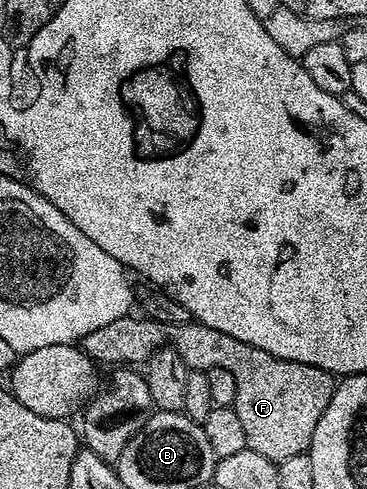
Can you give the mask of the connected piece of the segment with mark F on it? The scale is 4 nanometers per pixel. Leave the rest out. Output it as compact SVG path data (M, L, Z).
M135 316L113 319L113 323L108 323L106 327L97 327L97 331L89 331L89 335L85 335L81 342L83 354L100 366L135 367L138 366L138 361L140 363L150 361L157 350L168 345L177 351L177 355L181 355L181 359L193 363L196 370L206 371L213 367L225 367L225 371L233 371L233 379L237 379L237 399L233 407L245 430L248 449L257 451L257 455L265 455L265 459L276 463L310 450L313 431L317 431L317 422L321 415L325 415L325 407L329 407L329 399L333 399L335 394L337 381L332 374L309 363L277 359L277 355L269 355L269 351L261 351L261 347L241 343L241 339L233 339L233 335L225 335L225 331L217 331L214 327L205 327L194 319L180 325L162 325L161 322L150 320L146 316Z

